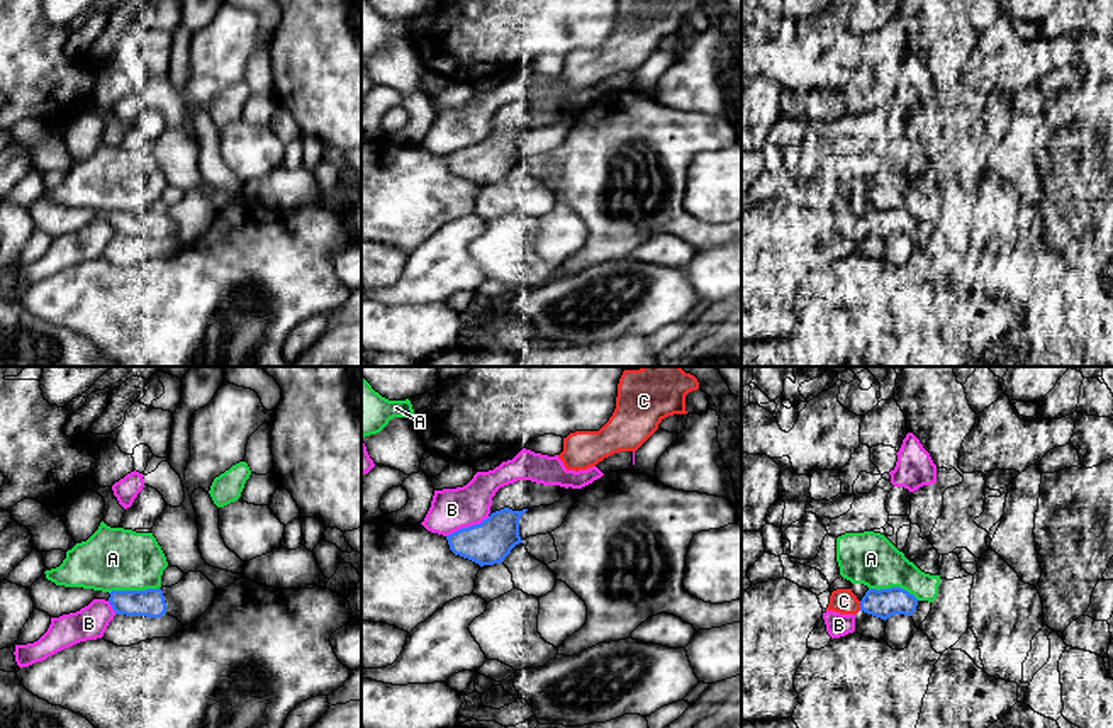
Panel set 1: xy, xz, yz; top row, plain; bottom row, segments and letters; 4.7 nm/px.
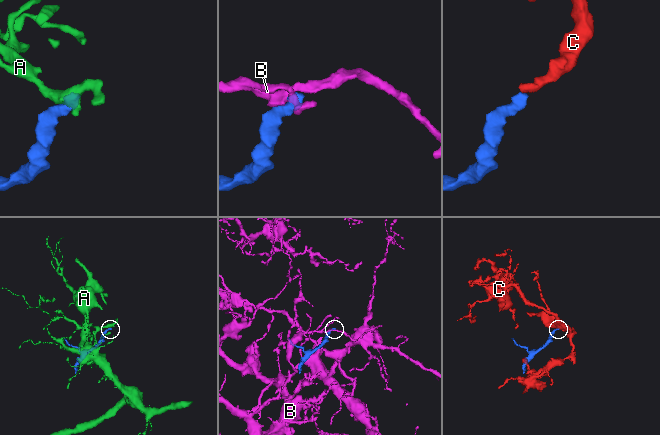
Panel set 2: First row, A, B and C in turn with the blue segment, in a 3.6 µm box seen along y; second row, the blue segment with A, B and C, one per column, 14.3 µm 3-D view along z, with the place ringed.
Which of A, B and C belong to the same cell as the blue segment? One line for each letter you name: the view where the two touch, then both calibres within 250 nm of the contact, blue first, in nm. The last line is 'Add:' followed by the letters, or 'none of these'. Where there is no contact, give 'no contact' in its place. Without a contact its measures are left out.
C: meets blue in yz; 140 nm thick on the blue side, 120 nm on the other
Add: C

